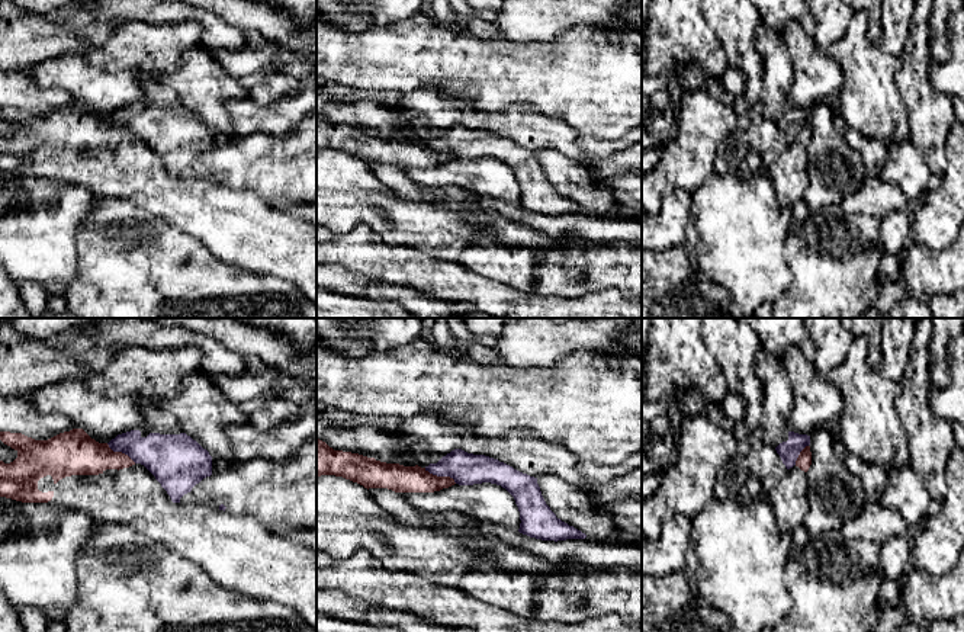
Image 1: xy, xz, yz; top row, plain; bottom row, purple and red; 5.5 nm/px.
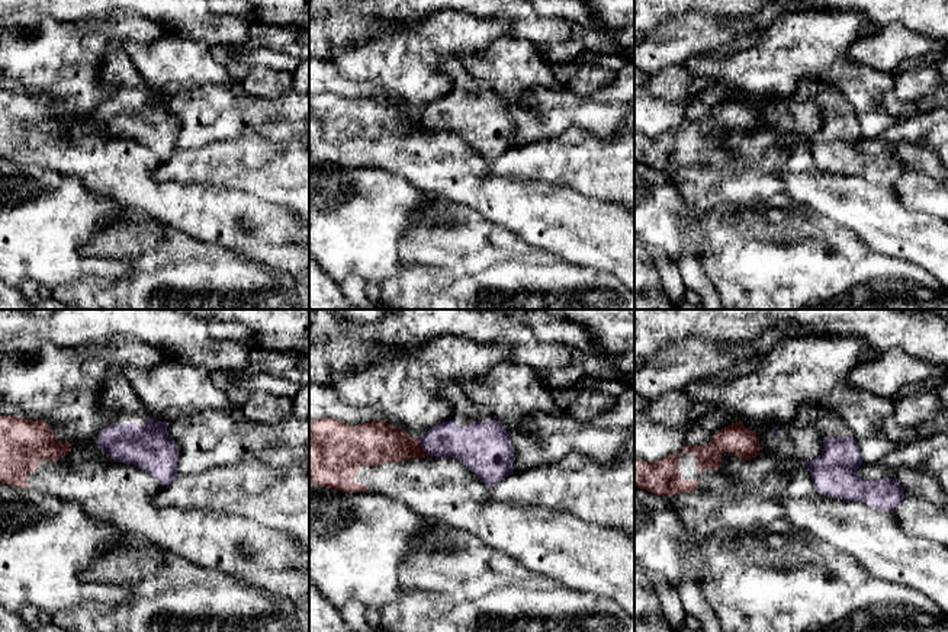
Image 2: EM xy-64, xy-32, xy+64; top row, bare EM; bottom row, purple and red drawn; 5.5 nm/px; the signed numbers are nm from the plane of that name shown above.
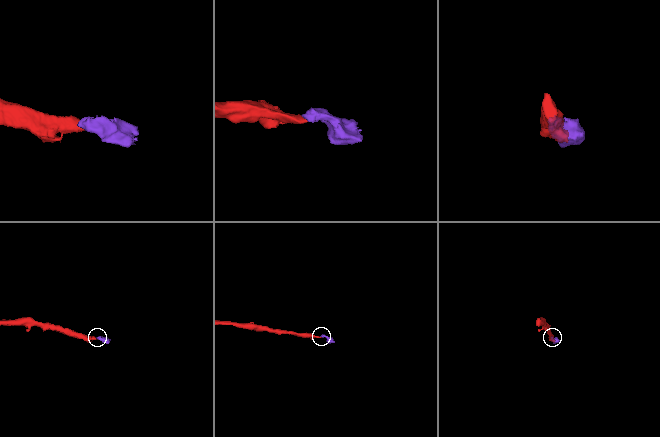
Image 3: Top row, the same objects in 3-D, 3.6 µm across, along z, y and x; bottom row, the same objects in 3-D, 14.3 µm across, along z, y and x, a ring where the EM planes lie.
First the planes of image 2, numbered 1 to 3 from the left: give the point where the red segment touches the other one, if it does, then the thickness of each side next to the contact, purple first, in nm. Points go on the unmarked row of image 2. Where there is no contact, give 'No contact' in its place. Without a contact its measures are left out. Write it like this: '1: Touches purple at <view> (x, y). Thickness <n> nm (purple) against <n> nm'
1: No contact
2: Touches purple at xy-32 (424, 124). Thickness 200 nm (purple) against 220 nm
3: No contact

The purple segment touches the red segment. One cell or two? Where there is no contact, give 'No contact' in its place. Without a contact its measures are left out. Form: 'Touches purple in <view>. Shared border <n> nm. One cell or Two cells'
Touches purple in xz. Shared border 200 nm. Two cells

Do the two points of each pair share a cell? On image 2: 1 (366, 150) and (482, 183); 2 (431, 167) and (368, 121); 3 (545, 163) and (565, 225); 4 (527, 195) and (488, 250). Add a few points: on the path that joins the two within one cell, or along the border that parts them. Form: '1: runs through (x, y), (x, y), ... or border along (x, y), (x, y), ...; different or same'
1: runs through (395, 154), (418, 154), (453, 169); same
2: runs through (415, 157), (395, 137), (383, 131); same
3: border along (517, 176), (562, 183), (582, 195); different
4: border along (474, 211), (519, 234), (533, 246); different

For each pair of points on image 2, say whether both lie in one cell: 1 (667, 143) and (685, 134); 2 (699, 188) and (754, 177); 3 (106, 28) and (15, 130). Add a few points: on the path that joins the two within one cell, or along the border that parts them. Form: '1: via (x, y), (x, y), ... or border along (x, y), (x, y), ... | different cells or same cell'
1: via (671, 143), (677, 143), (681, 138) | same cell
2: via (712, 180), (741, 180) | same cell
3: border along (37, 93), (42, 95), (60, 115), (71, 116) | different cells

